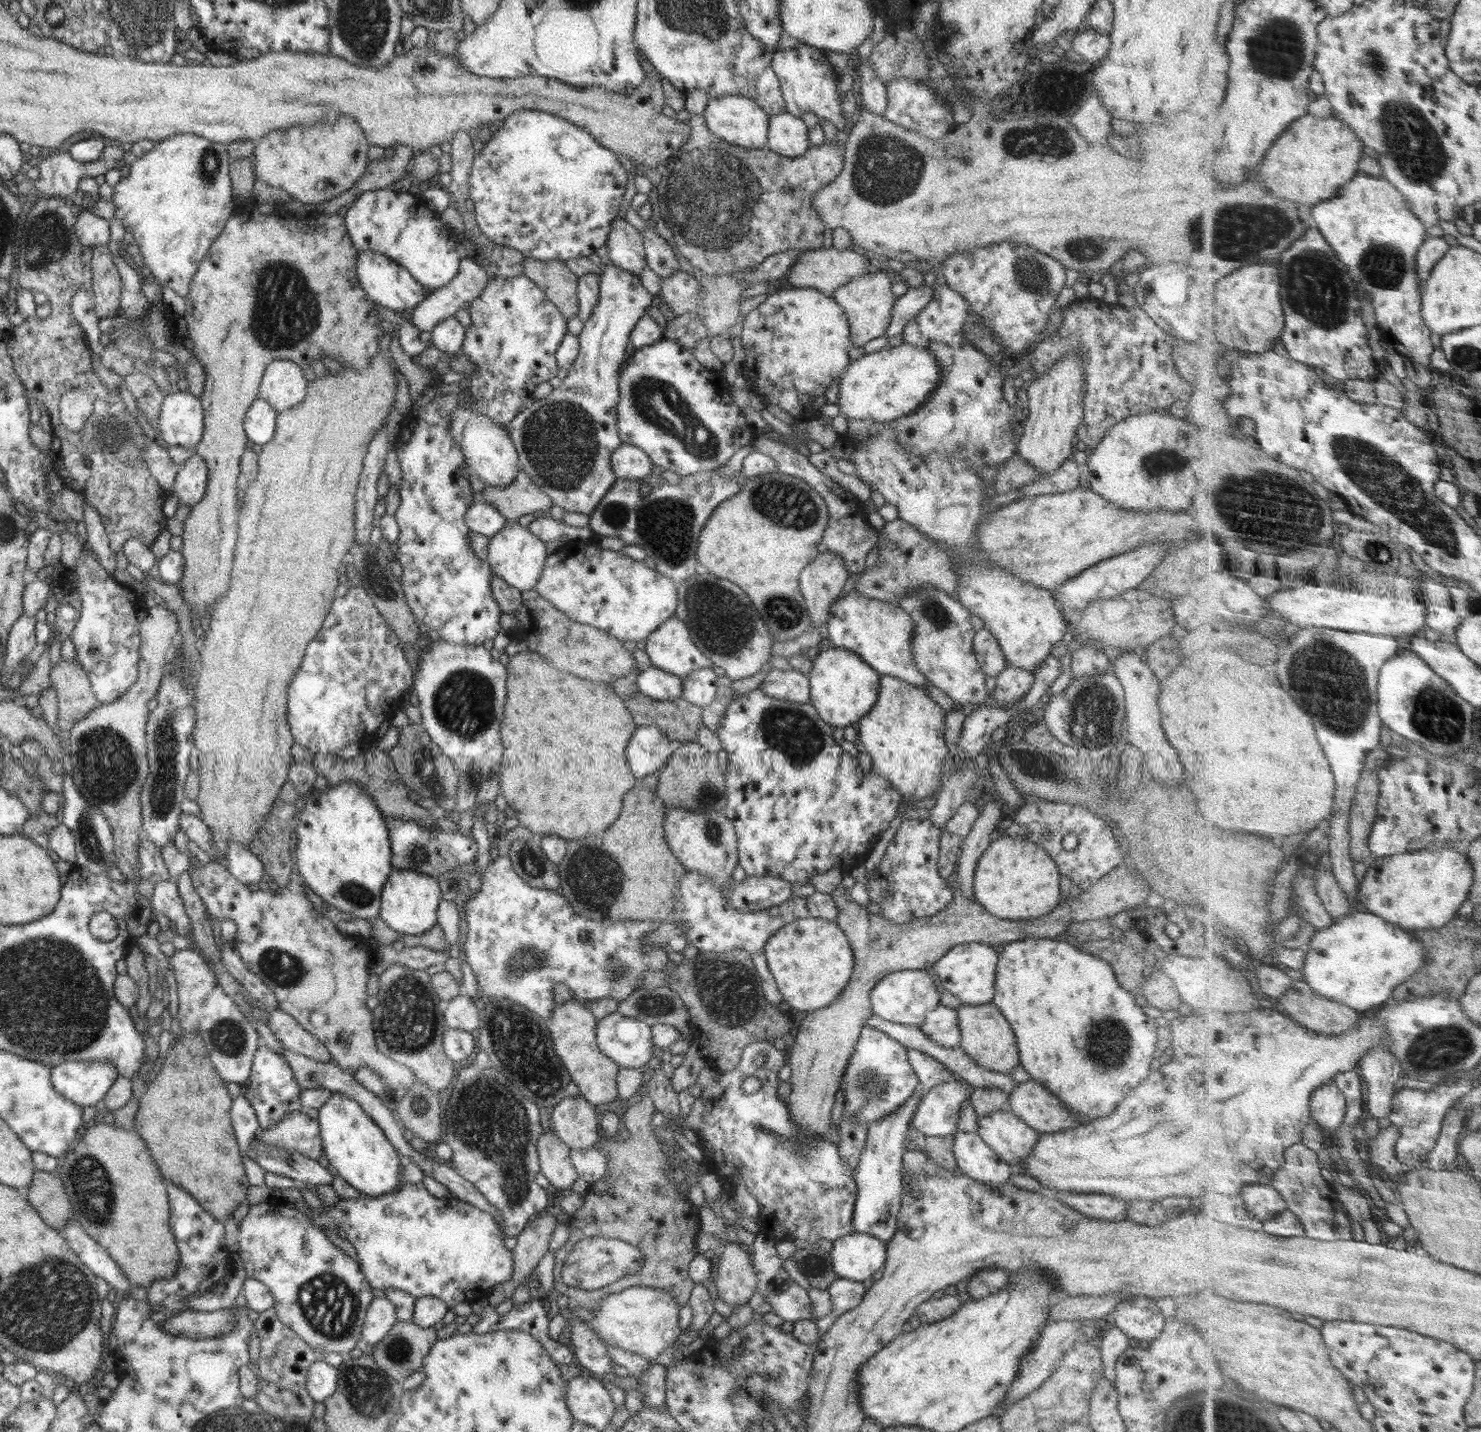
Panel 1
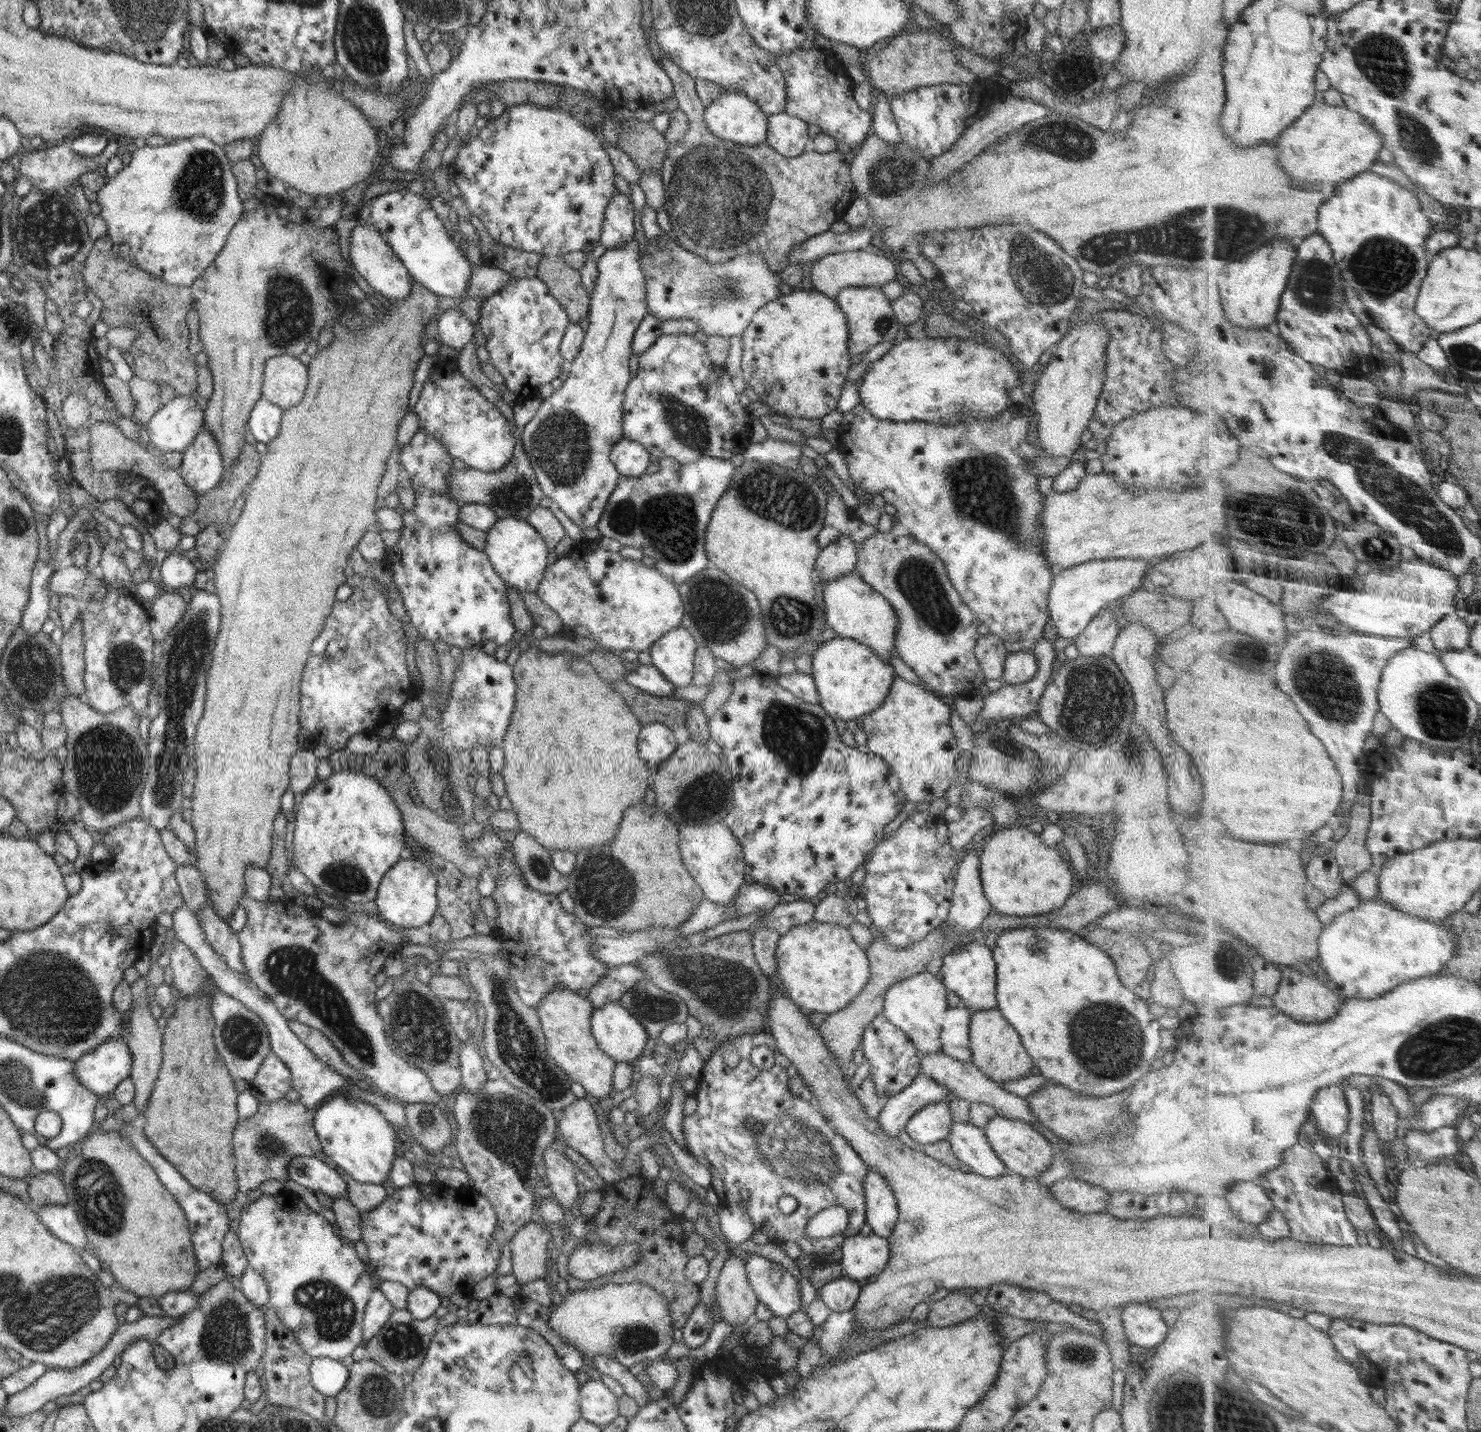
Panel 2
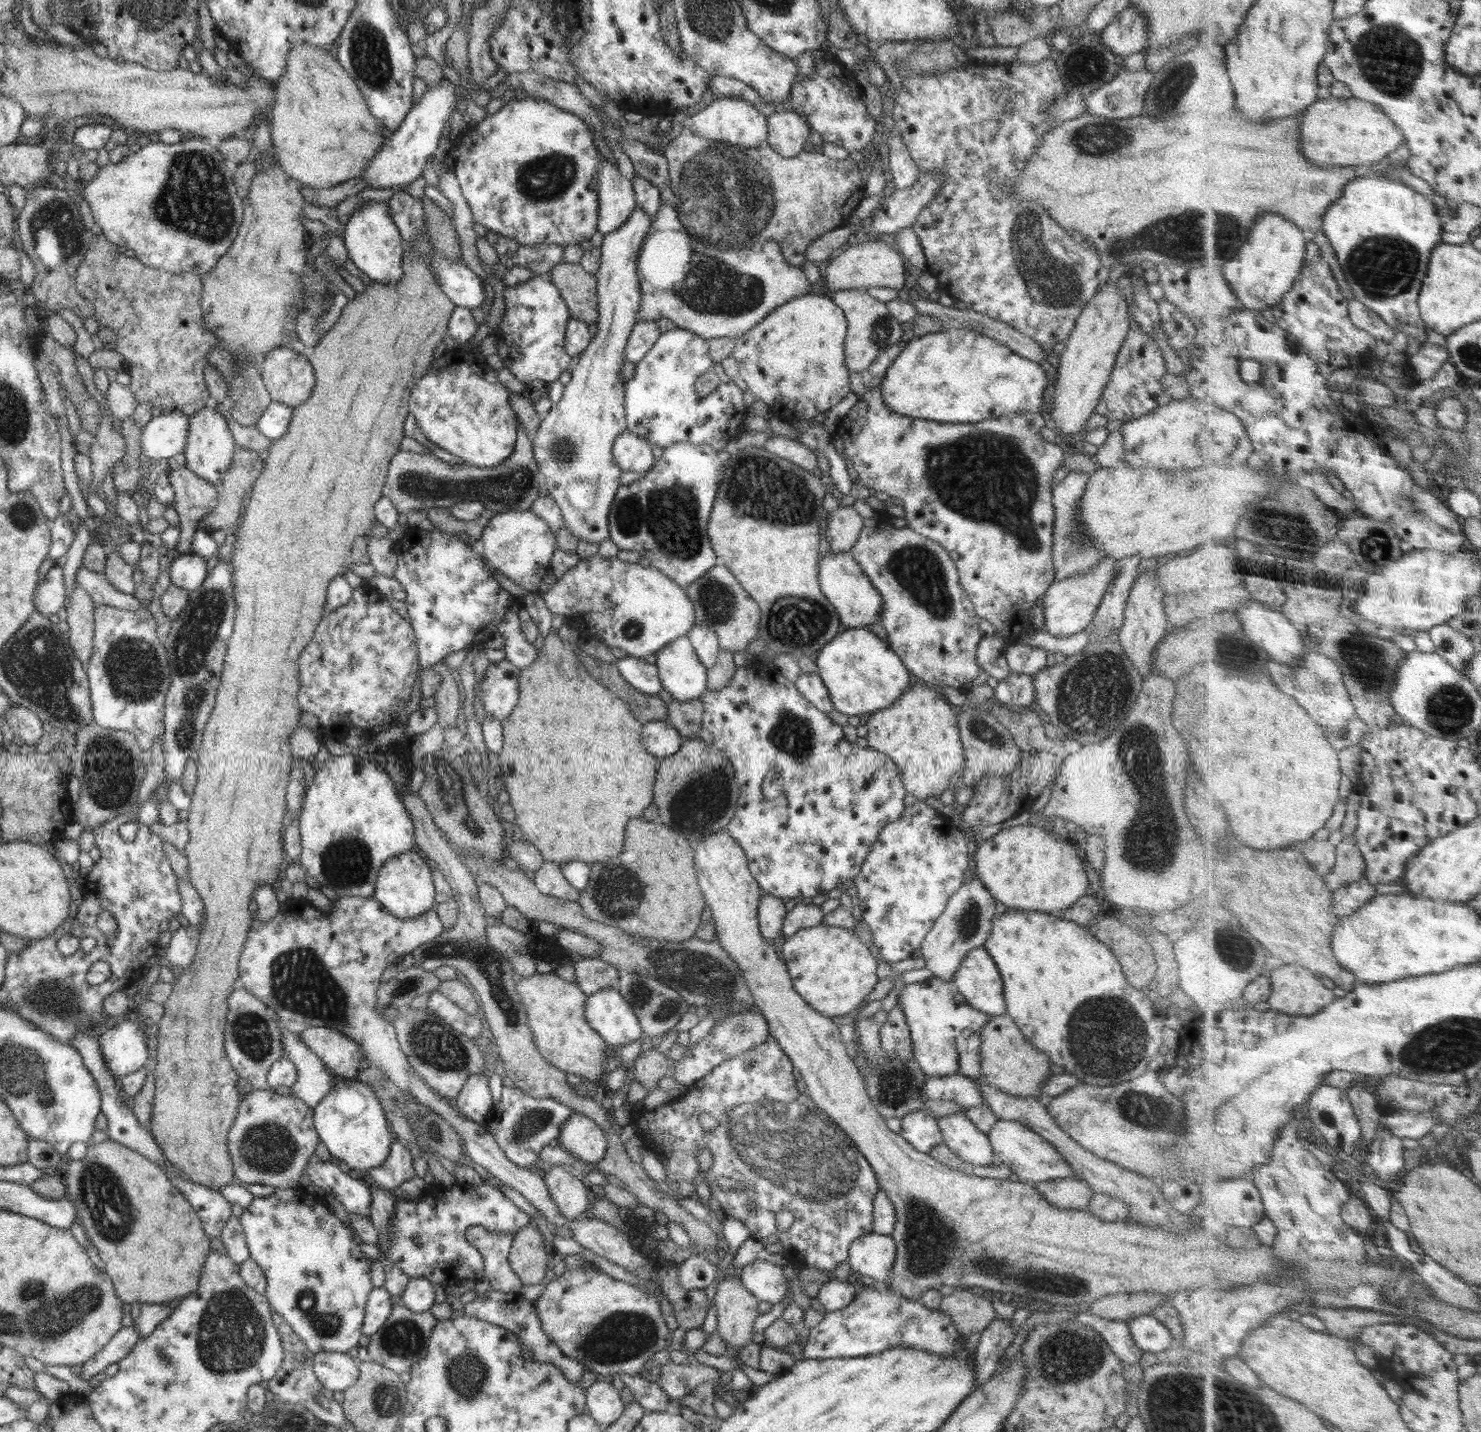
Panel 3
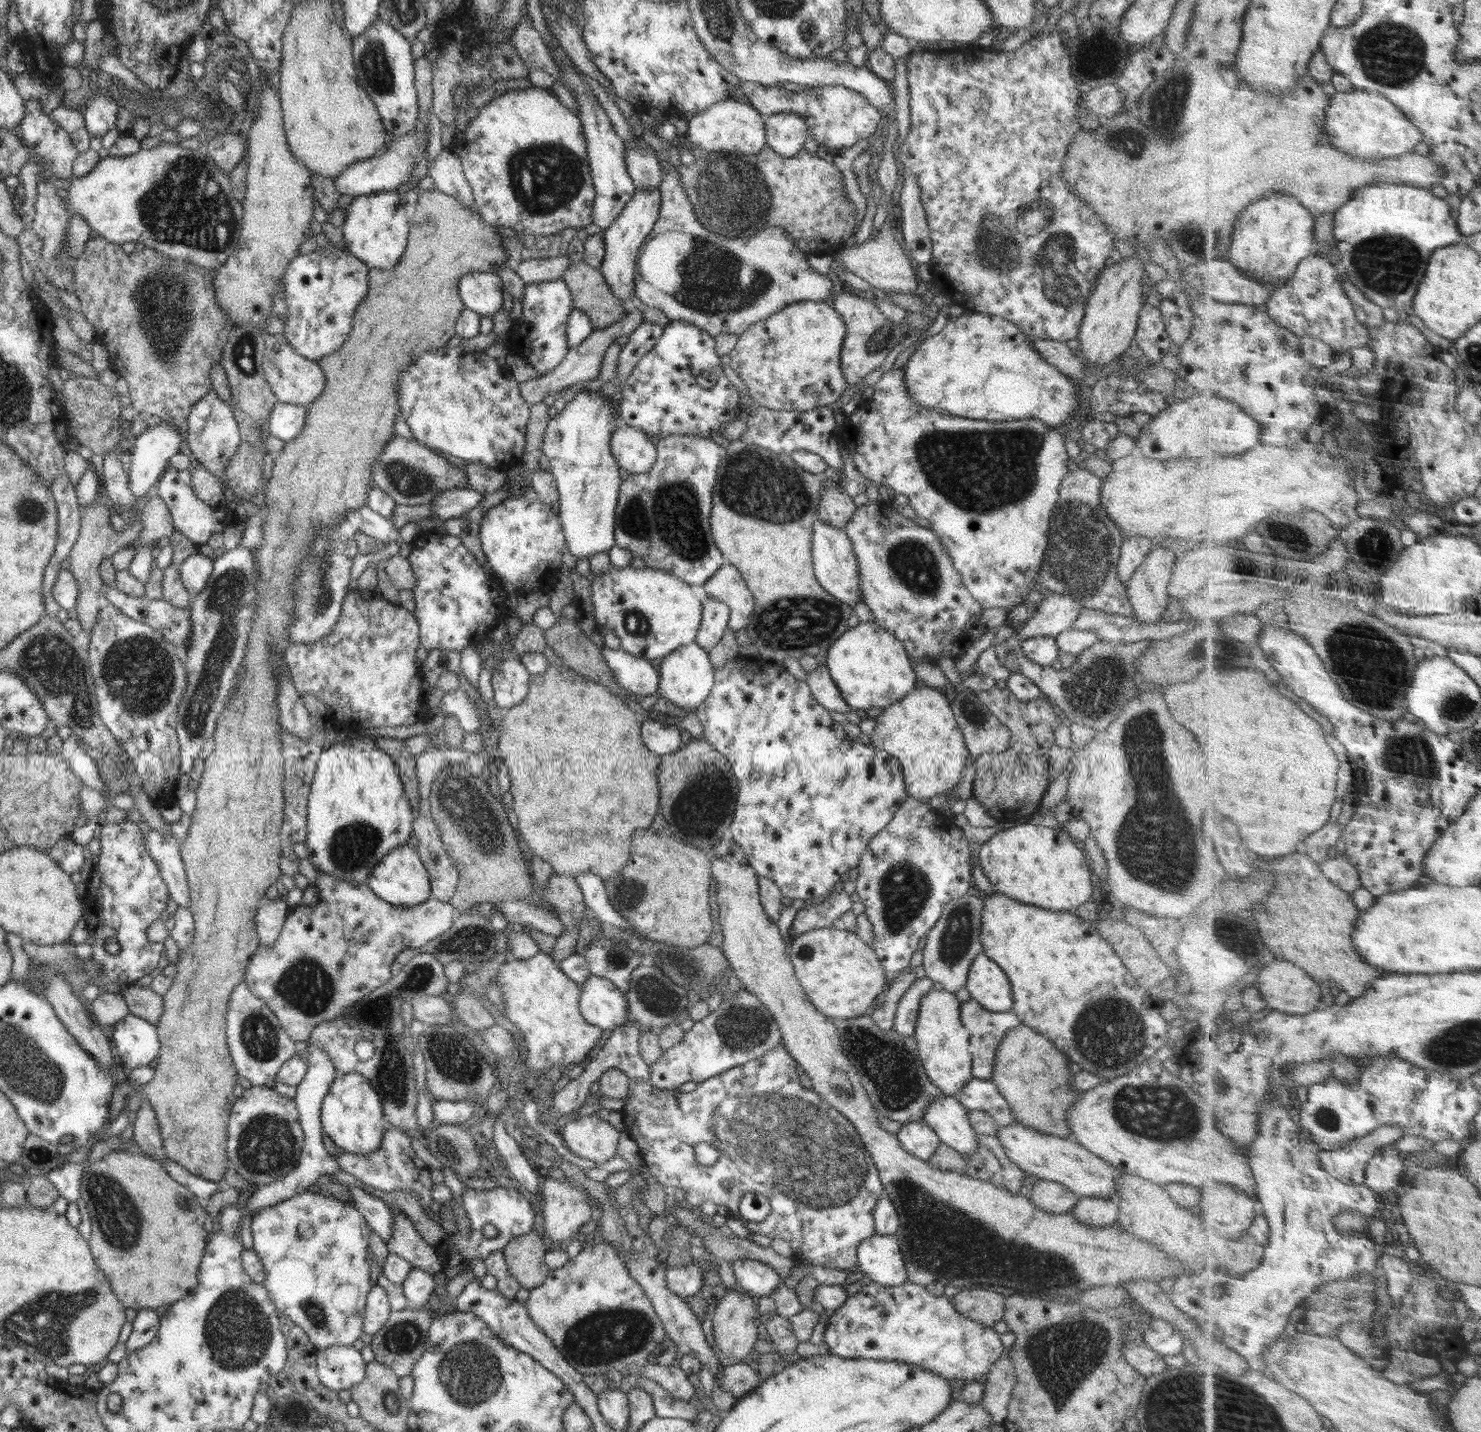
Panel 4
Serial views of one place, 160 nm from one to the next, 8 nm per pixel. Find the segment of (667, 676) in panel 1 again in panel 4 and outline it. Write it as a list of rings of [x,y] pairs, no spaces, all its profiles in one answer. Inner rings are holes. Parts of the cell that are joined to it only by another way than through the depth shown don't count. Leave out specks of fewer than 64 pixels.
[[[603,650],[606,666],[610,667],[618,686],[640,698],[653,695],[659,690],[659,672],[648,659],[642,659],[628,652]]]

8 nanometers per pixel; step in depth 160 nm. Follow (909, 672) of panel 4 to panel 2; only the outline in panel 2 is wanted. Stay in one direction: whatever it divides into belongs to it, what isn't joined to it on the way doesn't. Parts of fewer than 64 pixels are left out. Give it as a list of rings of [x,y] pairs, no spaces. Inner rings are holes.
[[[828,635],[811,658],[811,676],[820,696],[819,705],[830,718],[840,718],[845,722],[876,710],[890,694],[896,678],[889,663],[880,661],[880,657],[870,651],[870,647],[854,641],[854,638]]]

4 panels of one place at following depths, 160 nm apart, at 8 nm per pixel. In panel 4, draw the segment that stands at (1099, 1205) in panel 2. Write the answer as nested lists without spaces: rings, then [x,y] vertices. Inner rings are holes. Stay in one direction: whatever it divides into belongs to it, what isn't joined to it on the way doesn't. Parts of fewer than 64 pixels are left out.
[[[1041,1179],[1028,1189],[1028,1197],[1038,1208],[1052,1214],[1071,1212],[1079,1199],[1077,1194],[1063,1184]]]

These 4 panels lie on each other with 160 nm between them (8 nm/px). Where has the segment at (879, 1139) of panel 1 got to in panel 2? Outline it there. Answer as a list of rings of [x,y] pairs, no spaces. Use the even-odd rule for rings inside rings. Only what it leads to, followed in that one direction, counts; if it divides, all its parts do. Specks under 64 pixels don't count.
[[[920,1072],[910,1086],[883,1101],[882,1111],[877,1117],[878,1125],[888,1136],[898,1137],[918,1110],[932,1102],[952,1098],[952,1093],[945,1086]],[[869,1171],[863,1185],[867,1208],[865,1230],[888,1240],[898,1222],[896,1197],[886,1179],[876,1172]]]

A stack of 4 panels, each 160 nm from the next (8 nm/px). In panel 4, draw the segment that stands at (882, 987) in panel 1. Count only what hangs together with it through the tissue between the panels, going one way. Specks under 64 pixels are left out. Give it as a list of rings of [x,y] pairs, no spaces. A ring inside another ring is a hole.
[[[932,988],[922,997],[913,1037],[917,1042],[919,1057],[925,1073],[944,1096],[955,1097],[972,1076],[972,1050],[970,1032],[964,1028],[960,1018],[961,1002],[955,993],[942,988]]]

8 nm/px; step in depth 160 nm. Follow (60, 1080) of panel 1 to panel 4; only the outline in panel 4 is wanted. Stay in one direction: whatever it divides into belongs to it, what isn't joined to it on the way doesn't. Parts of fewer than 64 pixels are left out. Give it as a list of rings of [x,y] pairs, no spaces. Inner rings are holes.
[[[132,1013],[114,1025],[112,1040],[117,1062],[125,1071],[149,1065],[162,1046],[155,1025]]]

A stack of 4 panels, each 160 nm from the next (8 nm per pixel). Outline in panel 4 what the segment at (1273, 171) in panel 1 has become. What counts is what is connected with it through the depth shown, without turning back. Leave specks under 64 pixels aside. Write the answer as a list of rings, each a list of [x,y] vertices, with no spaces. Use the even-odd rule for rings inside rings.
[[[1355,88],[1352,92],[1337,92],[1332,96],[1332,102],[1327,110],[1327,123],[1325,132],[1332,141],[1336,149],[1346,152],[1352,156],[1366,159],[1390,159],[1402,157],[1409,153],[1414,153],[1414,148],[1424,142],[1424,132],[1422,132],[1417,123],[1412,122],[1408,115],[1391,99],[1386,98],[1379,92],[1373,90],[1360,90]]]

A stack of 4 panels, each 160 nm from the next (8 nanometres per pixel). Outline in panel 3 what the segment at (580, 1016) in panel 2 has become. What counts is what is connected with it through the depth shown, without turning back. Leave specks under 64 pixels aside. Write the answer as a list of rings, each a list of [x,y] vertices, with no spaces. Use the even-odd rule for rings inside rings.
[[[536,972],[532,976],[517,977],[517,991],[526,1007],[527,1019],[534,1035],[534,1042],[540,1054],[563,1073],[578,1074],[582,1080],[604,1080],[604,1069],[607,1062],[604,1039],[588,1024],[585,1015],[587,996],[578,988],[576,982],[570,983],[550,973]]]

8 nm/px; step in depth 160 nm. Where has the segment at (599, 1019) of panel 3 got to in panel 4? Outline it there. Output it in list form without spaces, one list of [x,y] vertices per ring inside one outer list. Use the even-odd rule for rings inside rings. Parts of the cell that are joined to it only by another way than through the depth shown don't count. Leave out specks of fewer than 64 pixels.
[[[591,974],[580,987],[579,1009],[586,1022],[611,1031],[627,1022],[627,998],[611,980]]]

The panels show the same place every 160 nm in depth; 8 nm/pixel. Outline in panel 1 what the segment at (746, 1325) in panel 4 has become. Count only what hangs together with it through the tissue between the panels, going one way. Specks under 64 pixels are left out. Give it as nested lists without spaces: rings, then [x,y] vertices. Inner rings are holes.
[[[733,1237],[721,1249],[718,1276],[715,1279],[717,1295],[733,1309],[749,1302],[757,1290],[757,1276],[751,1251]]]

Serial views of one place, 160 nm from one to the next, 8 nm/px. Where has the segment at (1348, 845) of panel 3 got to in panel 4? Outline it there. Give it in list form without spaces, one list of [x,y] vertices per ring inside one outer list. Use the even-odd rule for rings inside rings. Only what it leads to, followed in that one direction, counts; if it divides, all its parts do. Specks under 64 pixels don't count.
[[[1344,852],[1343,855],[1337,855],[1334,859],[1321,863],[1321,867],[1339,887],[1353,893],[1363,886],[1363,882],[1360,869],[1351,862],[1350,855]]]

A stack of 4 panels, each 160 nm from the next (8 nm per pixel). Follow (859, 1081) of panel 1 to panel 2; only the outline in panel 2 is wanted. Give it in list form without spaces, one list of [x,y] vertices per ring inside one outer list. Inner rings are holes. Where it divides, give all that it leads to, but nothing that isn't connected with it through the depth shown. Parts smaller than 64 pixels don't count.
[[[883,1014],[875,1017],[864,1029],[862,1052],[864,1058],[870,1063],[870,1074],[874,1079],[876,1093],[882,1101],[900,1093],[919,1075],[920,1052],[914,1043],[897,1026],[894,1026]]]

